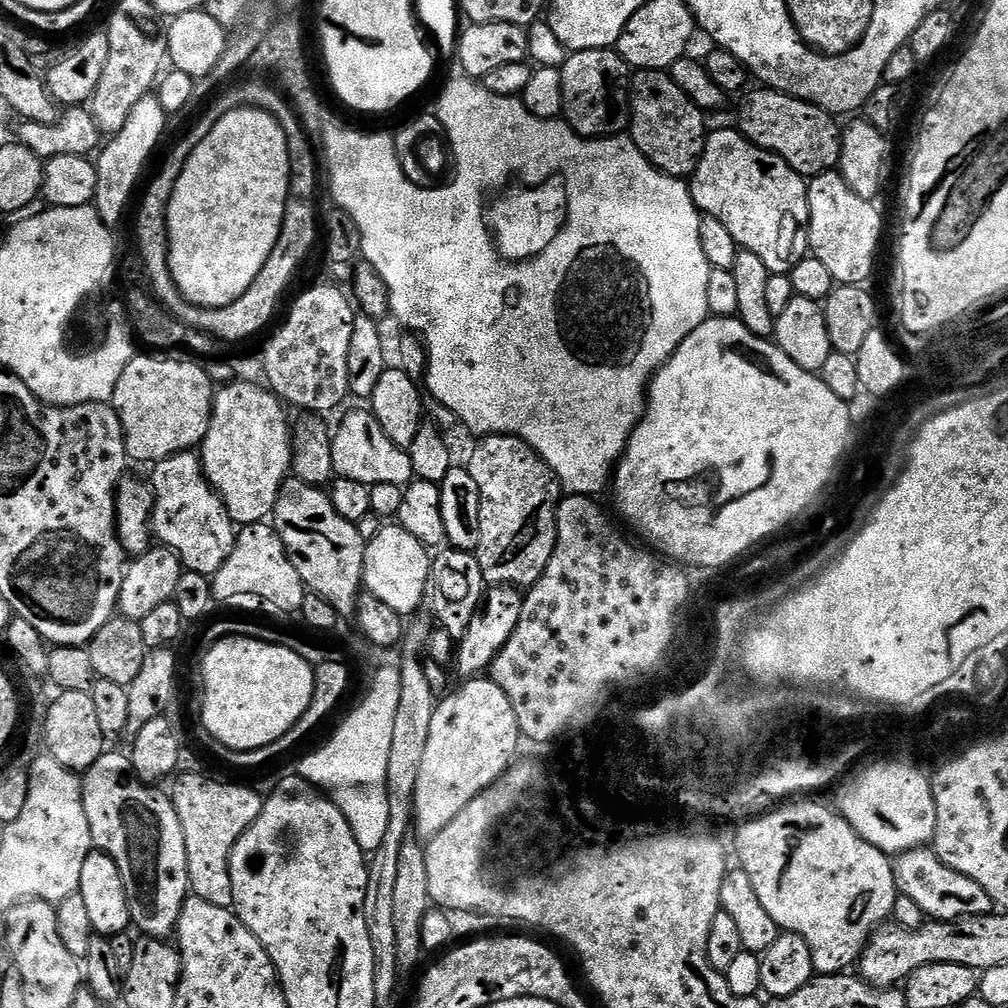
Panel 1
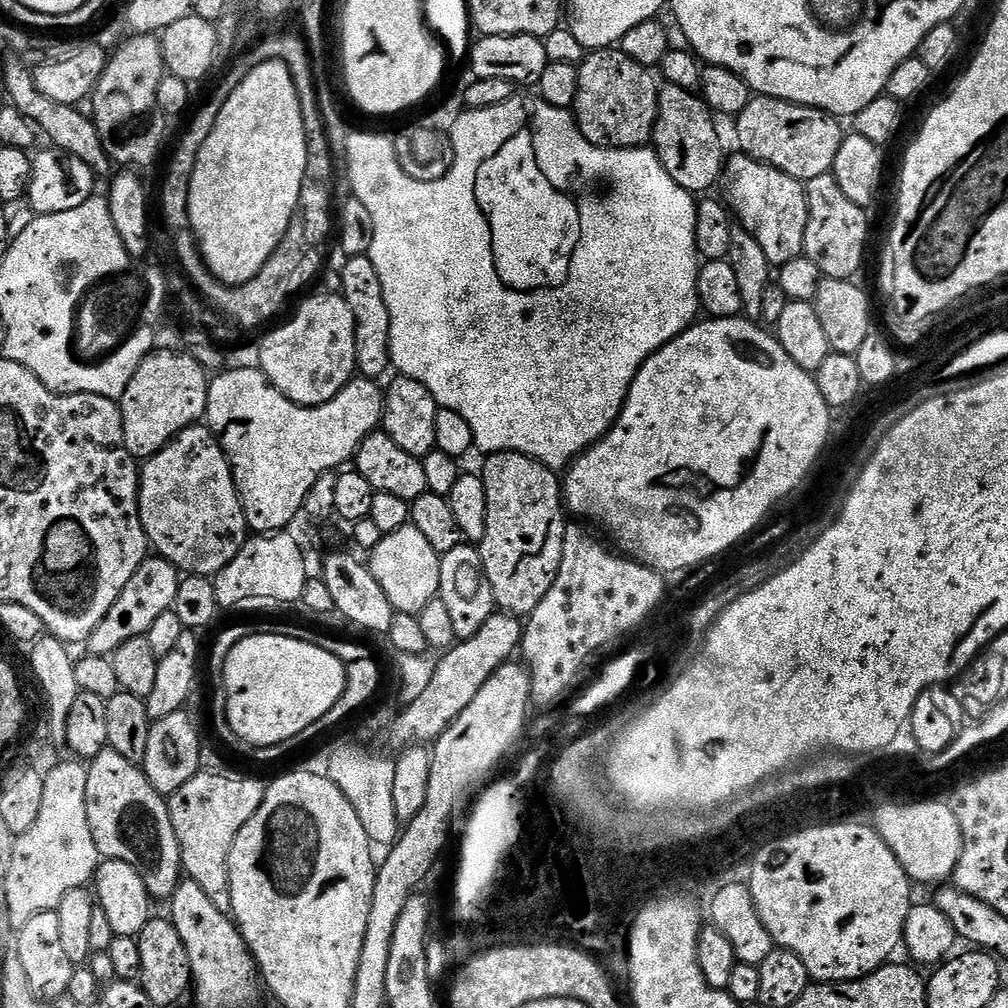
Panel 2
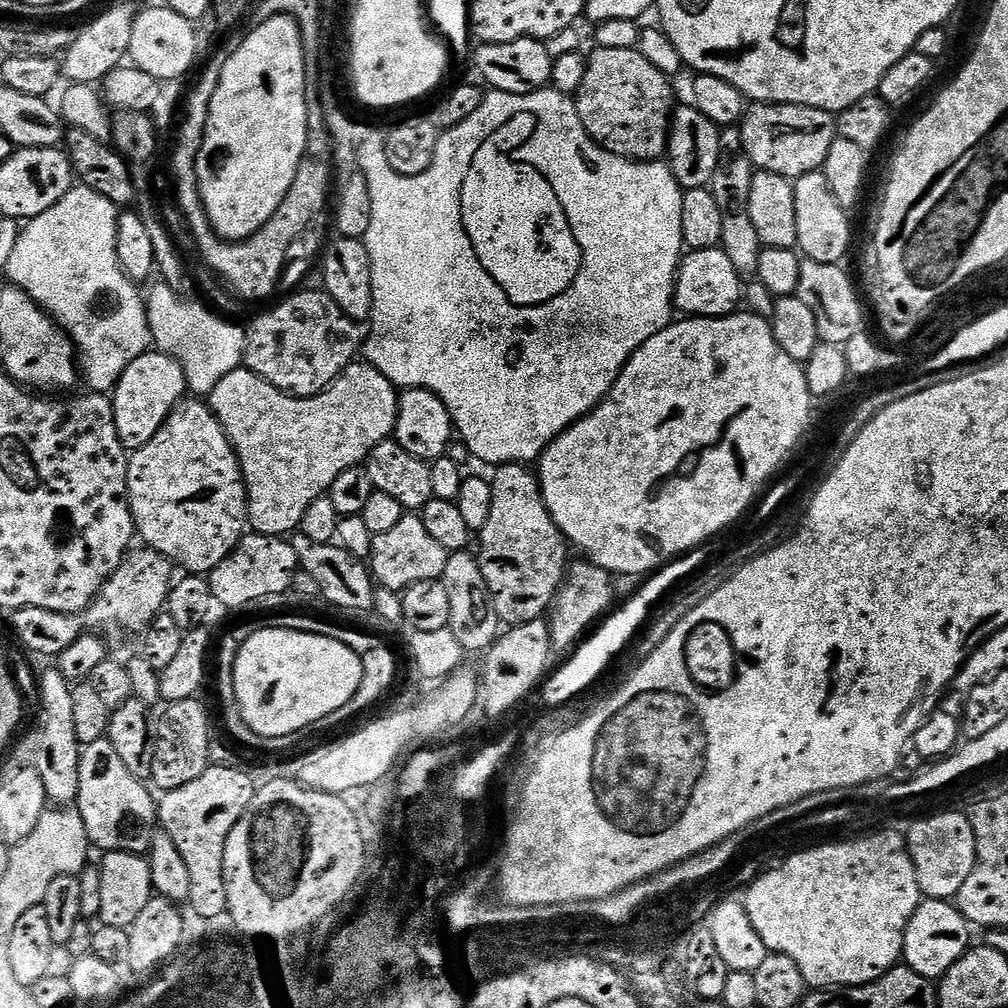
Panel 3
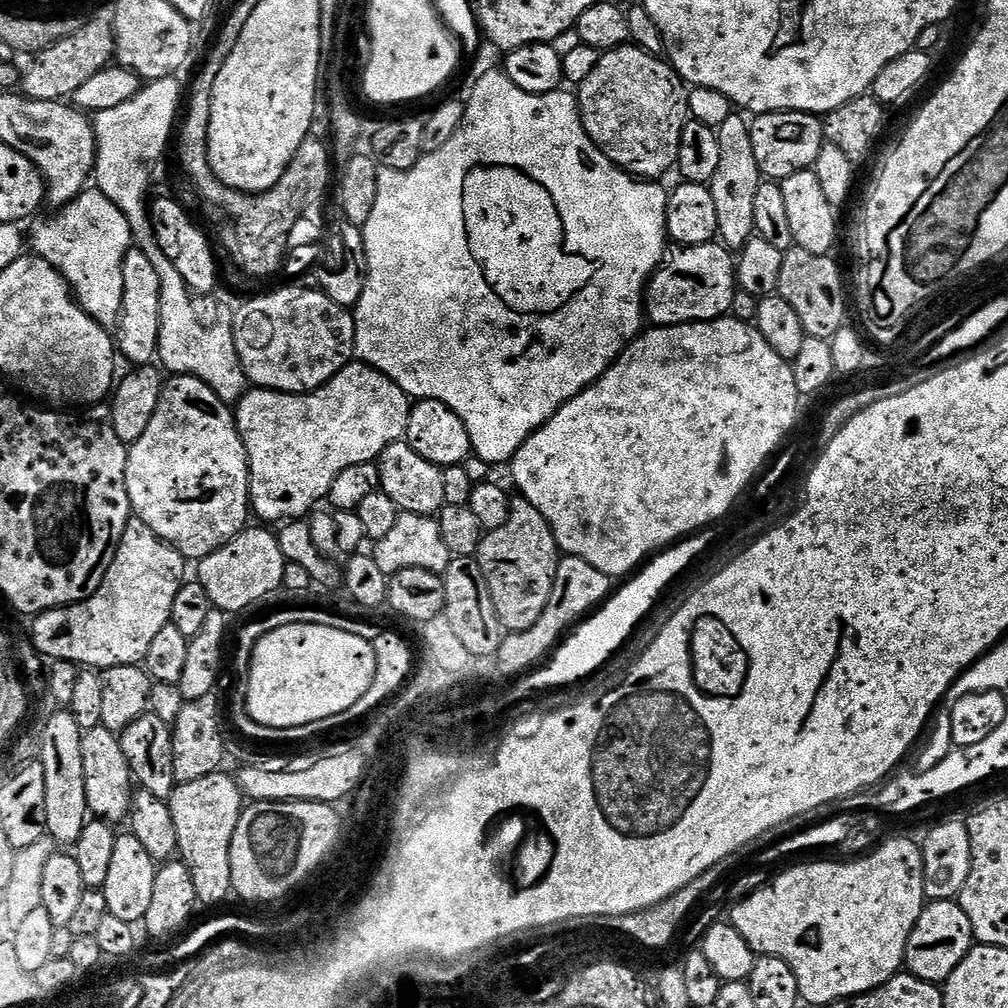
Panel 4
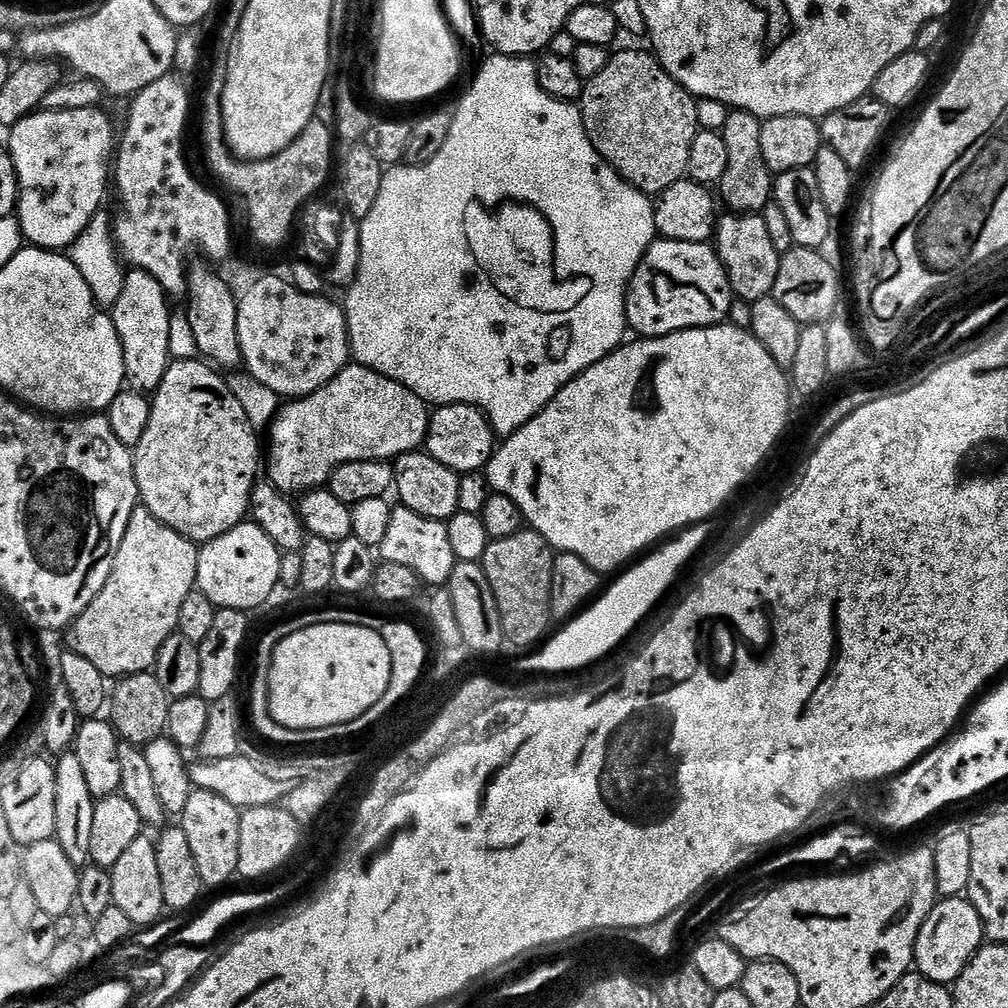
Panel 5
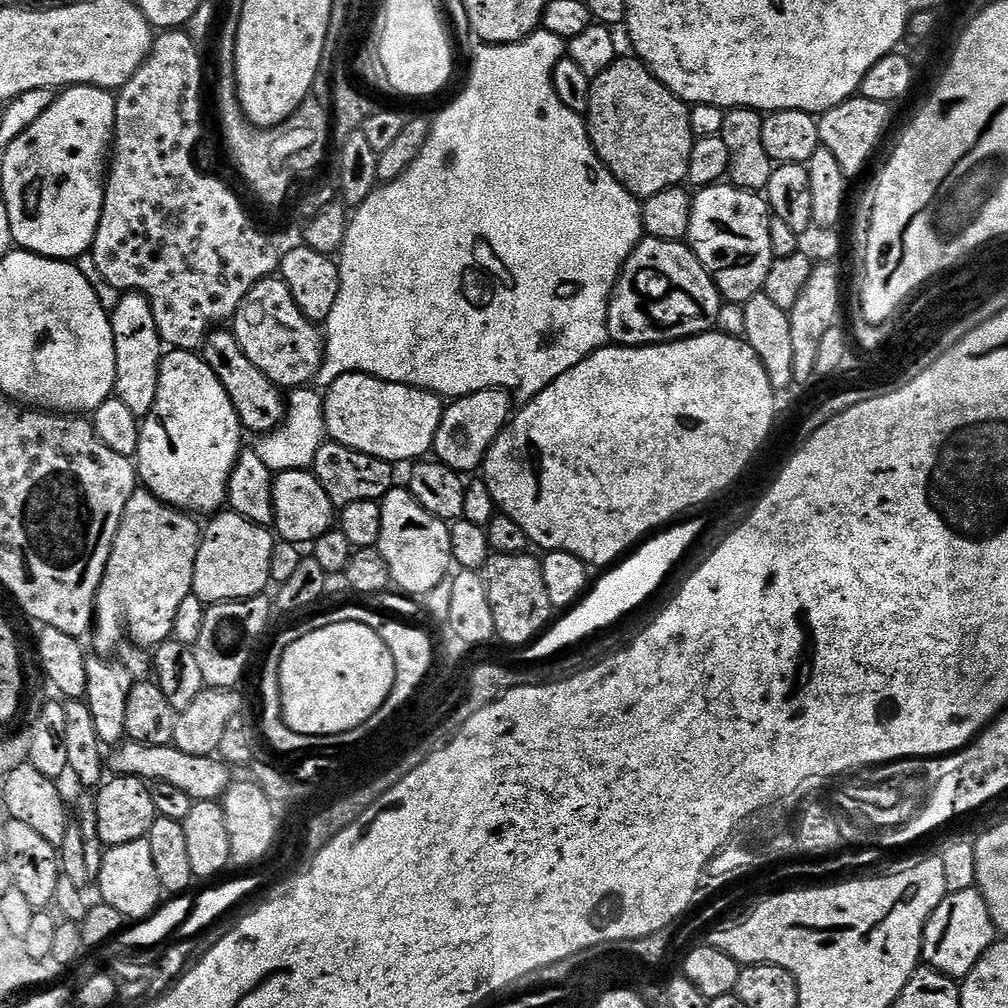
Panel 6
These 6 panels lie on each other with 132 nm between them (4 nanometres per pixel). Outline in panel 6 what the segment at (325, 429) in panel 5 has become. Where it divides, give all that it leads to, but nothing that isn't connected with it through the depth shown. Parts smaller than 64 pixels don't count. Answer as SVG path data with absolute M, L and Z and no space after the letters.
M364 372L342 374L342 378L327 385L324 396L327 435L337 444L386 460L393 466L400 466L403 460L419 461L433 451L432 443L445 407L445 401L434 392L379 380Z

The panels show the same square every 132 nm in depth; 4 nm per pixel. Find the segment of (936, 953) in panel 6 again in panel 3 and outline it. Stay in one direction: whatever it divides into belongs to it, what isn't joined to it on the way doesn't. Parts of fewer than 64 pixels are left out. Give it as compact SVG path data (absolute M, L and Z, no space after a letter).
M921 899L920 905L914 910L906 926L903 963L926 979L939 981L940 977L948 973L950 966L954 966L954 962L958 962L958 958L962 958L968 951L968 931L968 919L960 913L955 903L947 900Z

